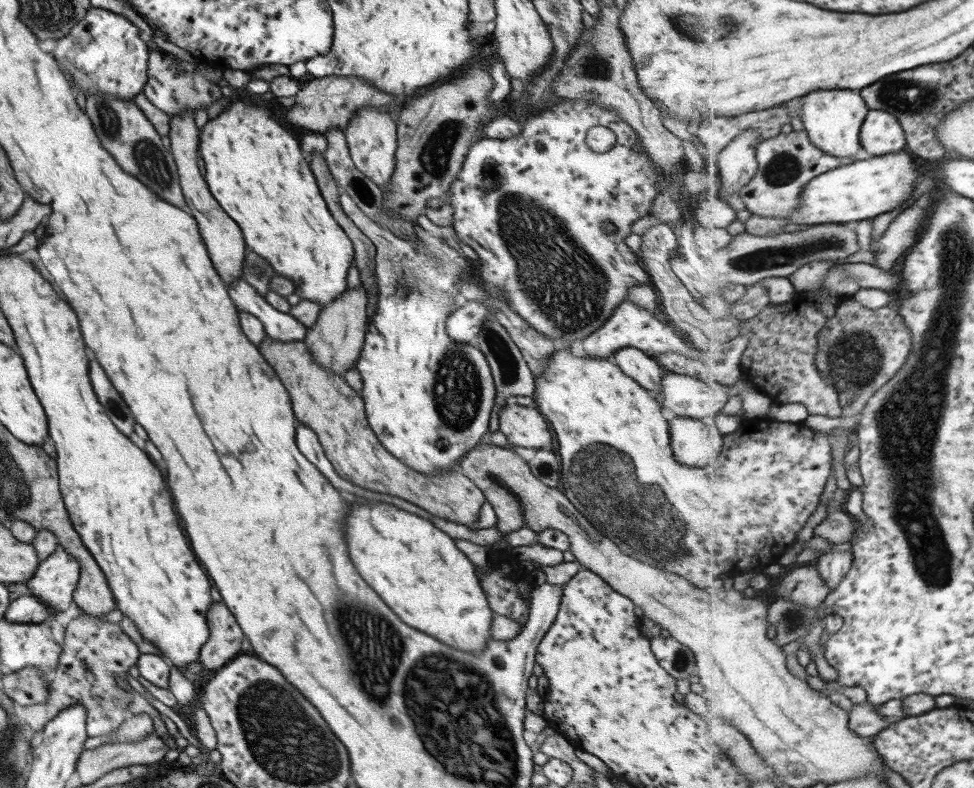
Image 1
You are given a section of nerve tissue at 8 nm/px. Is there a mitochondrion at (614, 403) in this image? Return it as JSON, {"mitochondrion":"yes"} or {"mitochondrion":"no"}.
{"mitochondrion":"no"}

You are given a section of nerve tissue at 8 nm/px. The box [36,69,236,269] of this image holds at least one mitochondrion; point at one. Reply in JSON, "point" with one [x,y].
{"point":[150,162]}

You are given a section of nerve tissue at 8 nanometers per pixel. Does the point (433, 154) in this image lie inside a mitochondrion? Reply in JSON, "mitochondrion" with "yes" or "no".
{"mitochondrion":"yes"}

